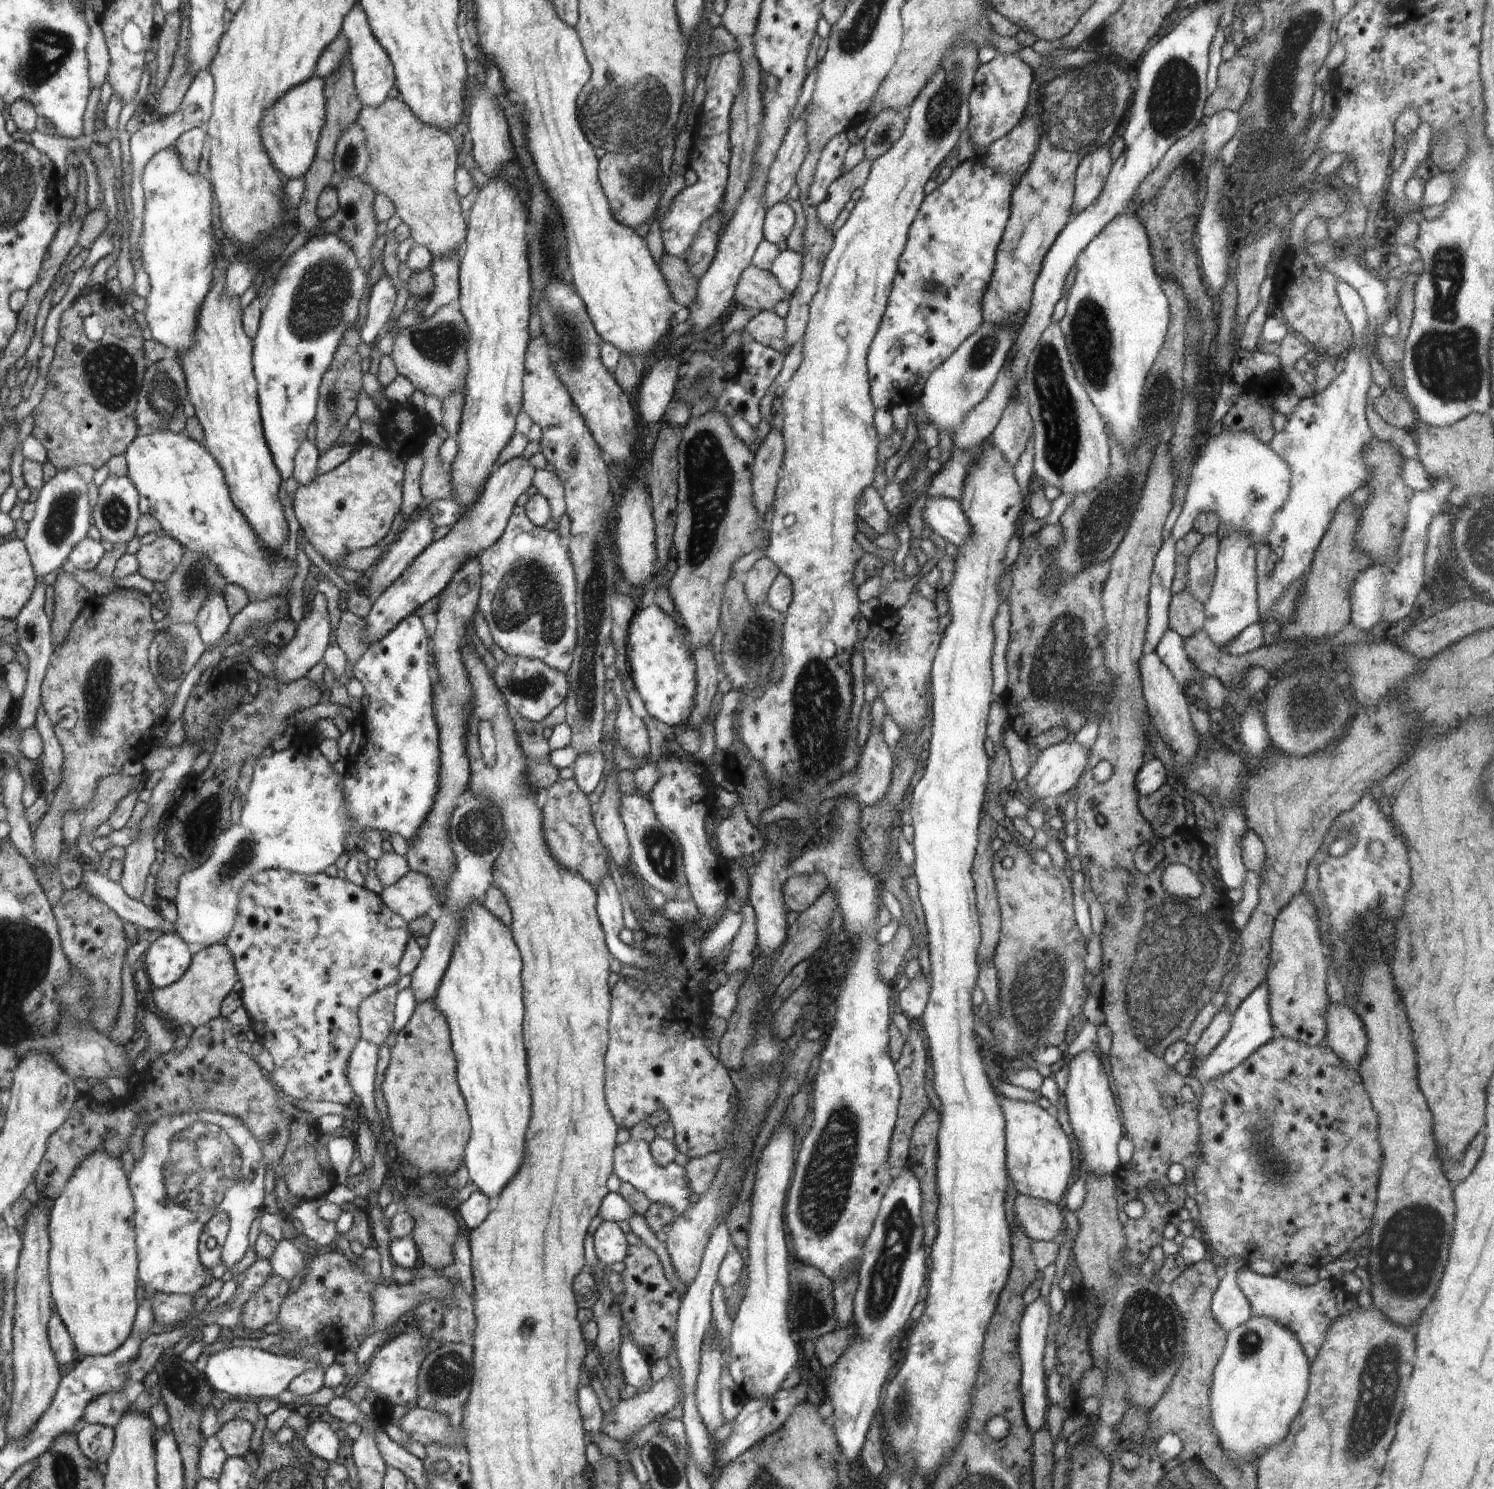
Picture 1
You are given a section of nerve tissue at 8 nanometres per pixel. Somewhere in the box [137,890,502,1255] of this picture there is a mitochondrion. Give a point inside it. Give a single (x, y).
(201, 1164)

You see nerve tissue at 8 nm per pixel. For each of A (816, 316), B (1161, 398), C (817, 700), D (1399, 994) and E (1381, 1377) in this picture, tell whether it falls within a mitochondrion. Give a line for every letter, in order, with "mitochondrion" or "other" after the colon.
A: other
B: mitochondrion
C: mitochondrion
D: other
E: mitochondrion

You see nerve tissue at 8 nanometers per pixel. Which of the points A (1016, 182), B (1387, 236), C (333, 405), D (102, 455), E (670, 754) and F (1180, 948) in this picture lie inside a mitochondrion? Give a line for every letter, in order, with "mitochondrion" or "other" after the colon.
A: other
B: other
C: mitochondrion
D: other
E: other
F: mitochondrion

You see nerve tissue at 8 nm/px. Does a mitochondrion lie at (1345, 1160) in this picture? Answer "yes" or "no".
no

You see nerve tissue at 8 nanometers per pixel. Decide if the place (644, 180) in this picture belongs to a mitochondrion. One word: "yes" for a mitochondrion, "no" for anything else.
yes

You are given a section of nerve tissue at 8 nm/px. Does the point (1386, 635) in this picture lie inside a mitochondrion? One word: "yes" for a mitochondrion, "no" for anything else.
no

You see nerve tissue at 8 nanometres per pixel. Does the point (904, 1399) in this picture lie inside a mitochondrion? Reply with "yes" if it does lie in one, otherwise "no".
yes

